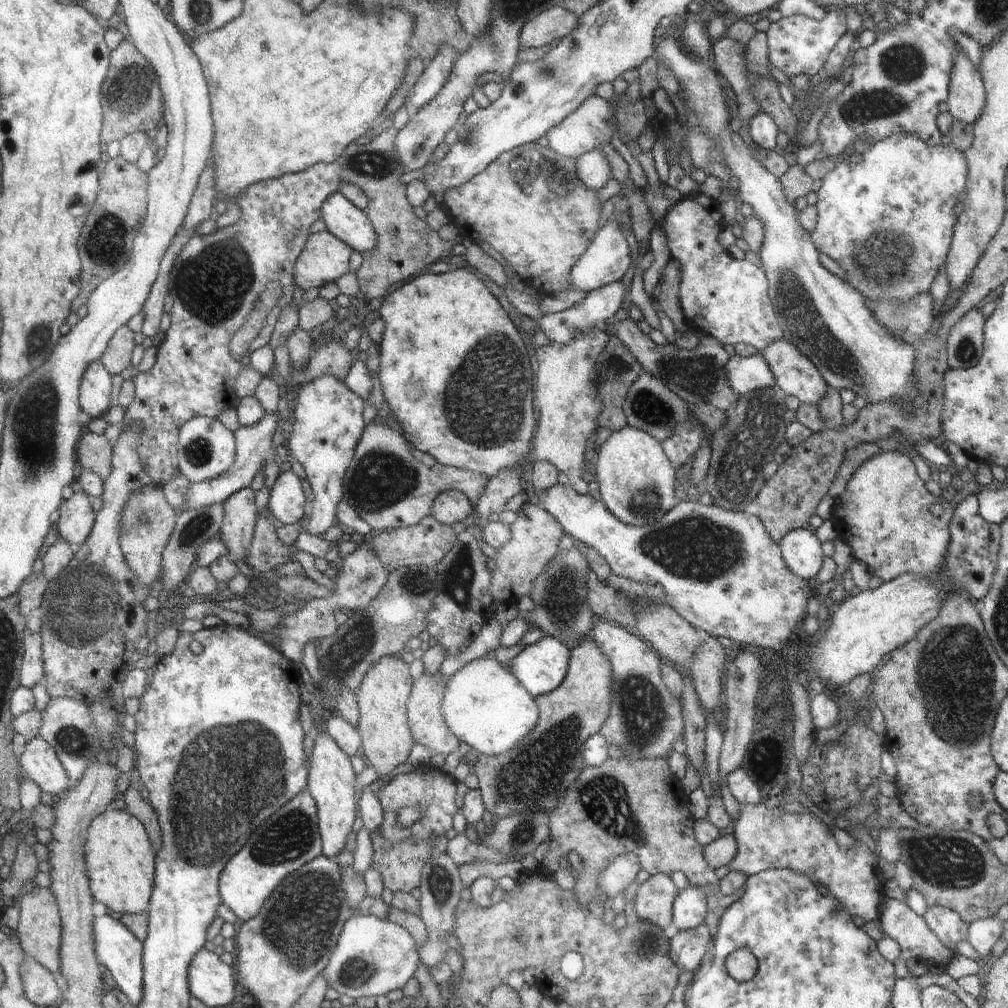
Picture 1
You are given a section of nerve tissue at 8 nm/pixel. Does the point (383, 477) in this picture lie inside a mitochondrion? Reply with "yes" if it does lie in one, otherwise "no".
yes

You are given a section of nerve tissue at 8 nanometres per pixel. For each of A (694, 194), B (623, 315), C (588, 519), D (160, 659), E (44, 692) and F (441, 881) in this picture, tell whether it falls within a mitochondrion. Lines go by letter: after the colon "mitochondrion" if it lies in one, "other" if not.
A: other
B: other
C: other
D: other
E: other
F: mitochondrion

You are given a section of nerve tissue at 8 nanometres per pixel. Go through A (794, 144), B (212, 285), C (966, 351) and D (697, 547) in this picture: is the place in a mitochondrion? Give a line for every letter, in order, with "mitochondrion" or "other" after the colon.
A: other
B: mitochondrion
C: mitochondrion
D: mitochondrion

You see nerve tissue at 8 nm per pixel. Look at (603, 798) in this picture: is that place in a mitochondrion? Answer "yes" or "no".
yes

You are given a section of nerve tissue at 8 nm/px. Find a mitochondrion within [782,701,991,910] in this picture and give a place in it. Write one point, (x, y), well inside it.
(947, 862)

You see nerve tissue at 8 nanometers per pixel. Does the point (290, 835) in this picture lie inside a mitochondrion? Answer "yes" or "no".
yes

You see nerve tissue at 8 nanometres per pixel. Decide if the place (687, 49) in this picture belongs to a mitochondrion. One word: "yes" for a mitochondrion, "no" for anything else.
yes

